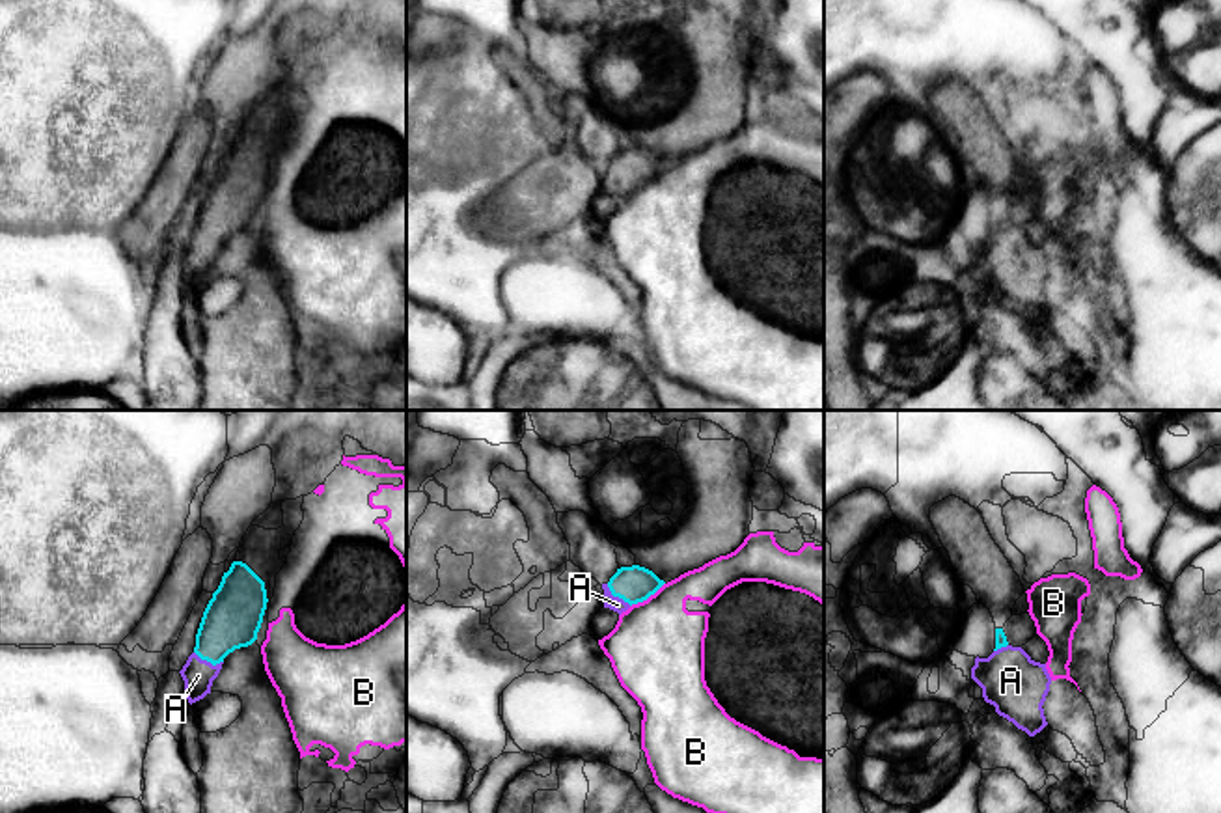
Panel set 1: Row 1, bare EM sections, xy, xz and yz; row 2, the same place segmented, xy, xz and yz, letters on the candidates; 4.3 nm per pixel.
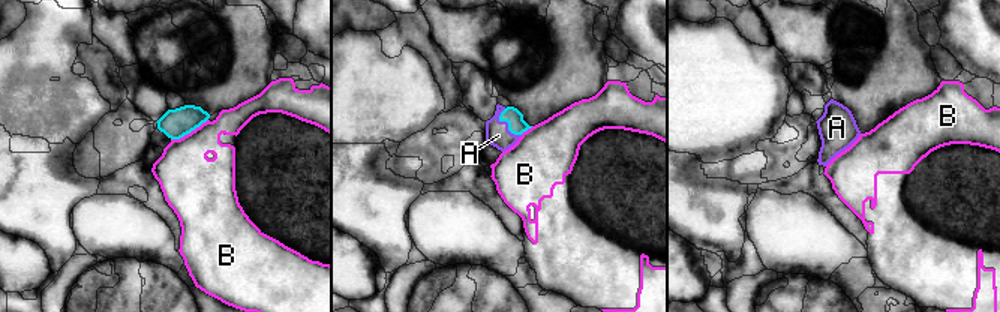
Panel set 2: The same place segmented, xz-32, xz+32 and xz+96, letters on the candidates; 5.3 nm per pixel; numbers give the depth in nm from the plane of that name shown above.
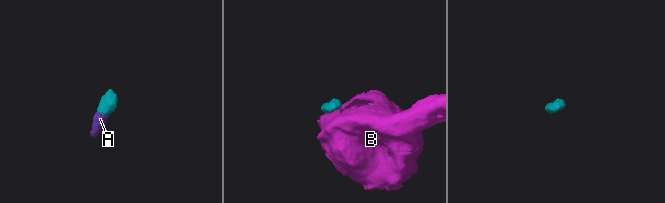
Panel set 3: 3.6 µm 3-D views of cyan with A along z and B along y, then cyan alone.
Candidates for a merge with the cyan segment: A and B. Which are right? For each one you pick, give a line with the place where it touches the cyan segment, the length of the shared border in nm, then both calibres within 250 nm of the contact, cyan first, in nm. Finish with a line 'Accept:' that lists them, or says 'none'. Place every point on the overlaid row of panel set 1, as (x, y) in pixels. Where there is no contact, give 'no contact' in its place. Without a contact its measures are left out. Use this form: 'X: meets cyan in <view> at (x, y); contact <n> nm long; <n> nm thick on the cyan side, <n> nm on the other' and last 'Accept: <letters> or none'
A: meets cyan in xy at (209, 661); contact 140 nm long; 260 nm thick on the cyan side, 140 nm on the other
Accept: A

